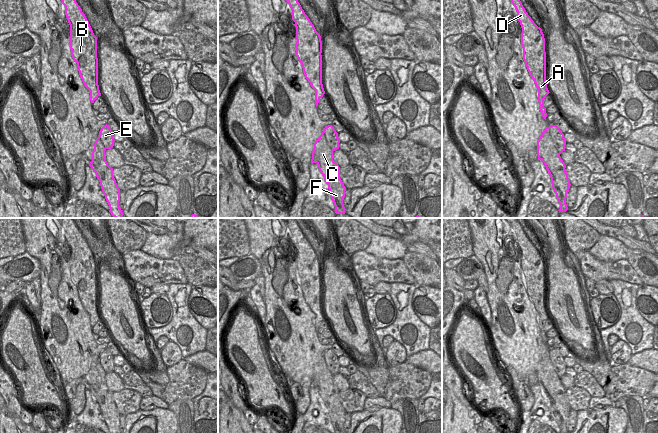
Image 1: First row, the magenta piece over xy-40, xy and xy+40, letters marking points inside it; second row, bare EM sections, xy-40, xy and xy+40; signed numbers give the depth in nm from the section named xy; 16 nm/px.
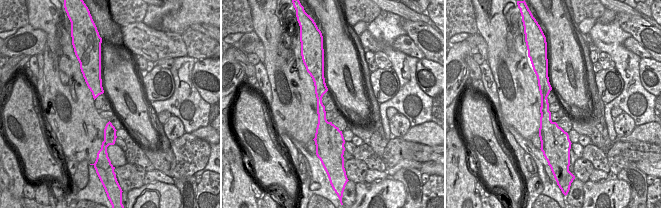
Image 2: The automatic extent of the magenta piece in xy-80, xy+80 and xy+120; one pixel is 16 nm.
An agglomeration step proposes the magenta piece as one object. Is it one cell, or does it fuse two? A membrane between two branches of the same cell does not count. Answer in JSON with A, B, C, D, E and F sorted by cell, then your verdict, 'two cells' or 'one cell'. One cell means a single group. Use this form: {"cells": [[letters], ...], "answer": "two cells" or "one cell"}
{"cells": [["A", "B", "C", "D", "F"], ["E"]], "answer": "two cells"}

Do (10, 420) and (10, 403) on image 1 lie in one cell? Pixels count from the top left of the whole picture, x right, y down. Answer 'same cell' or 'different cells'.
different cells

